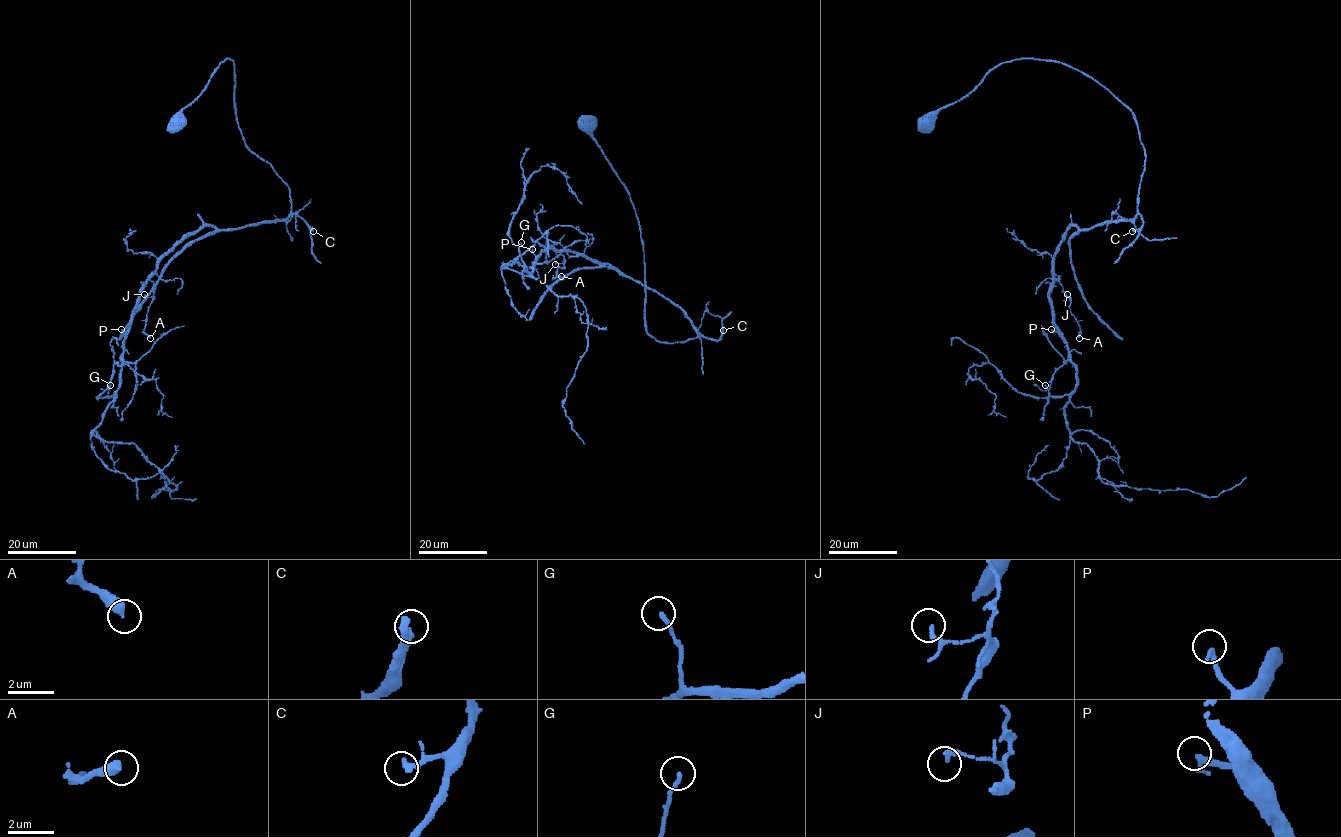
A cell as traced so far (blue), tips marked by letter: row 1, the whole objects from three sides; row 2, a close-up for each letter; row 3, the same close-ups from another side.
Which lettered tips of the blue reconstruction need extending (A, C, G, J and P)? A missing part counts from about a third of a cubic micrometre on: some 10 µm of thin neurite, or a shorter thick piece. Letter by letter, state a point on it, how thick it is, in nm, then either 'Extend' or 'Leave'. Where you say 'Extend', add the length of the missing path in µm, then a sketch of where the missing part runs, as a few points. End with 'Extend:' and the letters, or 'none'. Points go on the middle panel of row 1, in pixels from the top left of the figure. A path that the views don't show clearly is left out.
A: Place: (561, 276). Thickness 420 nm. Leave
C: Place: (723, 330). Thickness 160 nm. Leave
G: Place: (521, 242). Thickness 160 nm. Leave
J: Place: (555, 264). Thickness 120 nm. Leave
P: Place: (532, 249). Thickness 280 nm. Leave
Extend: none

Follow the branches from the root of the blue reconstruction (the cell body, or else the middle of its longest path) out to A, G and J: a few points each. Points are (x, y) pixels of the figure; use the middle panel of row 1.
A: (586, 123), (635, 211), (647, 331), (661, 343), (701, 335), (679, 308), (608, 264), (562, 251), (561, 276)
G: (586, 123), (635, 211), (647, 331), (661, 343), (701, 335), (608, 264), (551, 247), (531, 274), (521, 242)
J: (586, 123), (635, 211), (647, 331), (661, 343), (701, 335), (679, 308), (608, 264), (572, 251), (555, 264)

